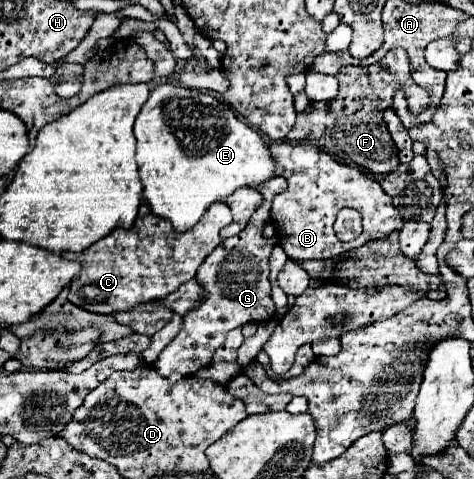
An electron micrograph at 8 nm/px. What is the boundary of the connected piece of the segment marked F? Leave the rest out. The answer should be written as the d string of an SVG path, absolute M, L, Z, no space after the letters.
M401 48L390 50L380 63L369 67L345 67L337 75L339 95L333 101L311 103L297 115L295 127L287 139L297 143L311 143L321 151L327 151L339 163L367 169L375 175L387 175L399 167L399 149L391 139L387 125L383 123L383 109L391 107L393 91L403 89L413 115L419 115L429 105L429 91L413 85L409 78L409 59Z

